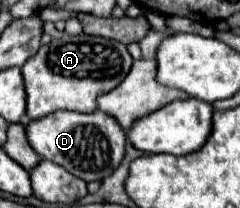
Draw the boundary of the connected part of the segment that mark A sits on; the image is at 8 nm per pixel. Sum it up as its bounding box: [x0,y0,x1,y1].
[23,34,133,120]

